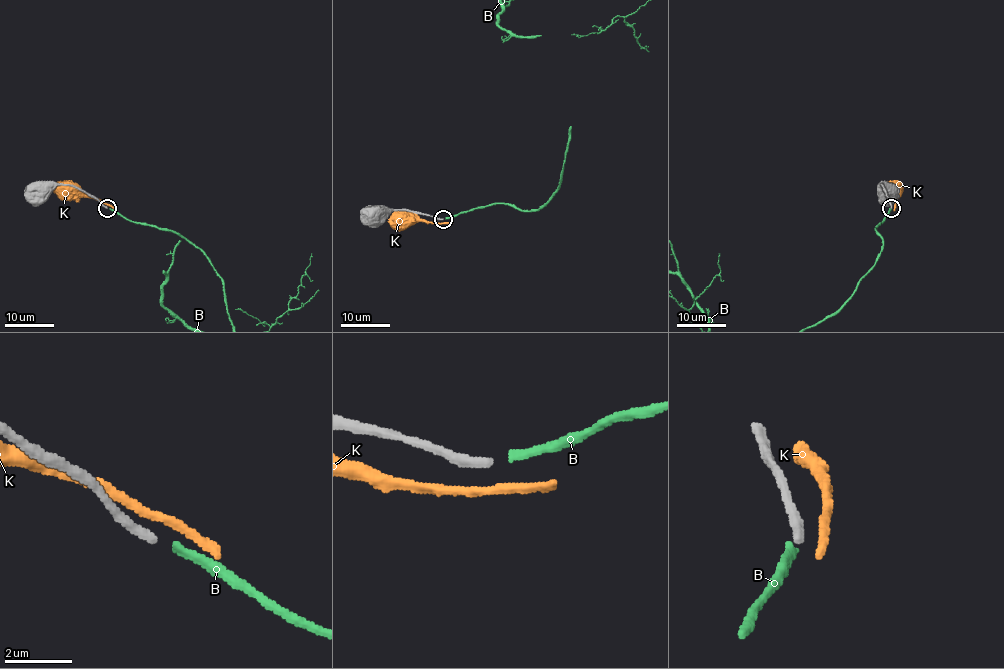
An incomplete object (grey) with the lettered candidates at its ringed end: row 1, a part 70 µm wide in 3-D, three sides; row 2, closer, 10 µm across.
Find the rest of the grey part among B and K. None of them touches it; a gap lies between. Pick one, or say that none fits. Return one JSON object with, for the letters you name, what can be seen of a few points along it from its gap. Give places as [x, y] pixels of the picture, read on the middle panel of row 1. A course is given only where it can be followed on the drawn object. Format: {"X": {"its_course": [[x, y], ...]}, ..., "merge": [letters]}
{"merge": ["B"]}

